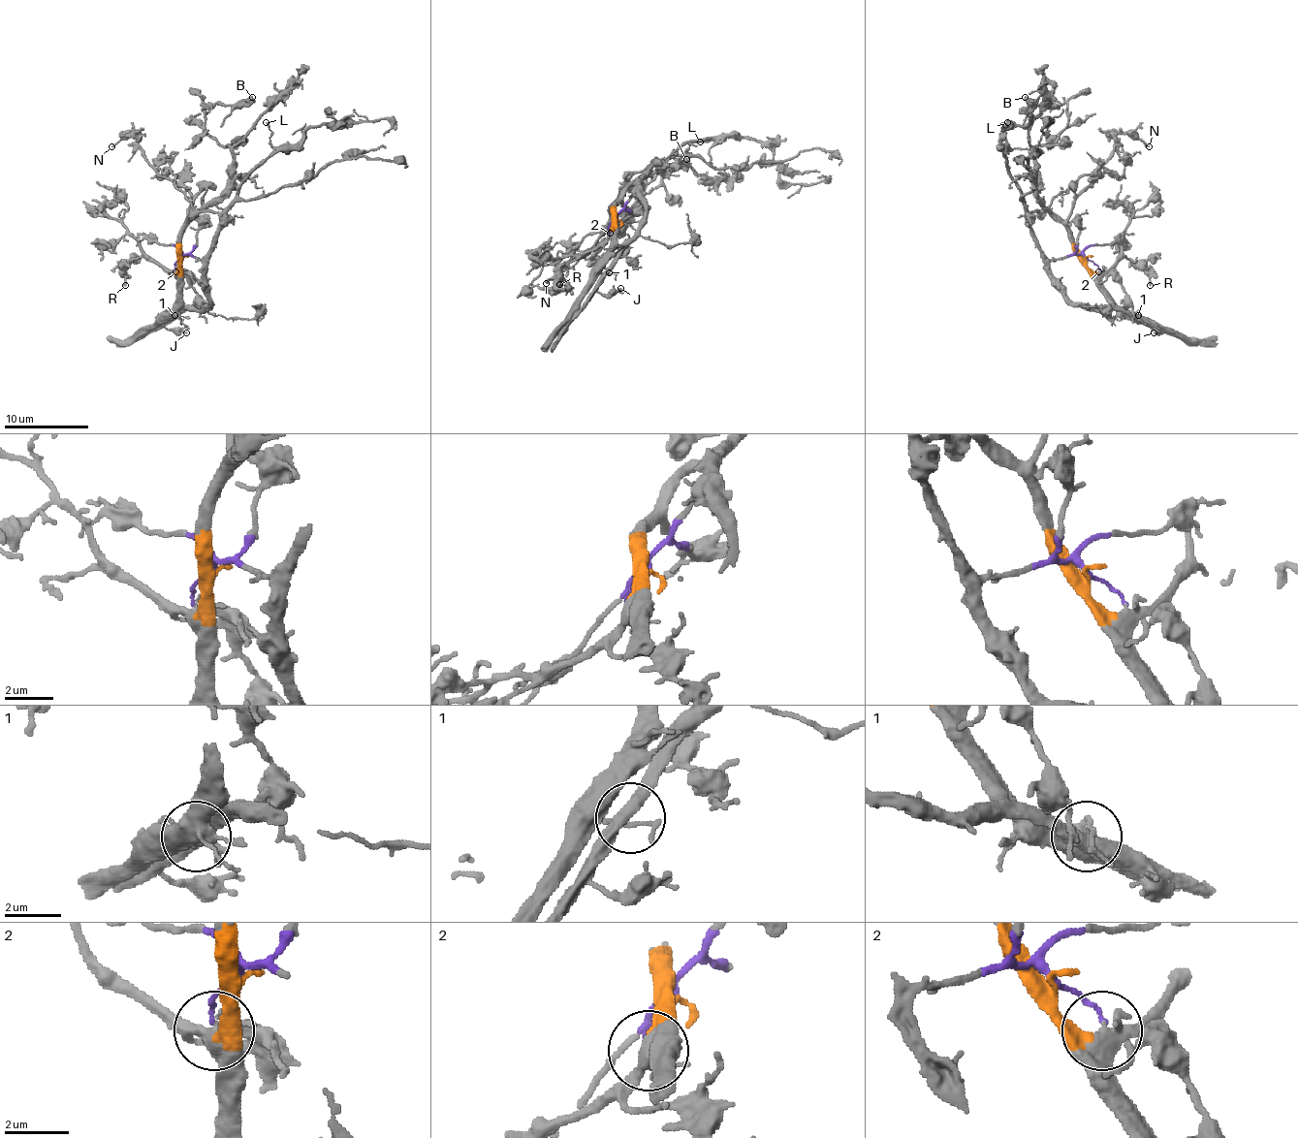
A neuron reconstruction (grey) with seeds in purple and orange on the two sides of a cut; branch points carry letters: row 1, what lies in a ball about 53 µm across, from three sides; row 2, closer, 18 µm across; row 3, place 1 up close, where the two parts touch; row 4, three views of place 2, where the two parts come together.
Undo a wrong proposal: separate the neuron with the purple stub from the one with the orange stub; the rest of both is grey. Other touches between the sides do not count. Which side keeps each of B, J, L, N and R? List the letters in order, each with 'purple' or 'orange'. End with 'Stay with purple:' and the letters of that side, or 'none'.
B: orange
J: purple
L: purple
N: orange
R: orange
Stay with purple: J, L

